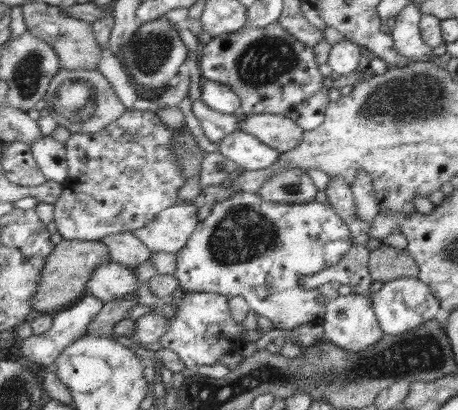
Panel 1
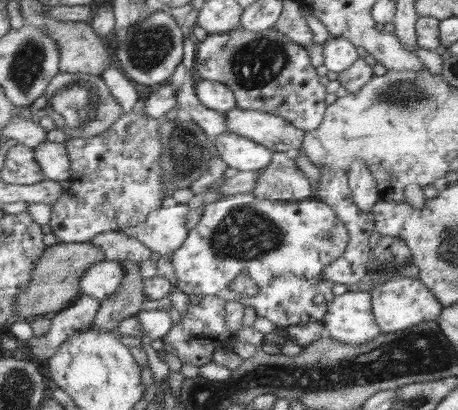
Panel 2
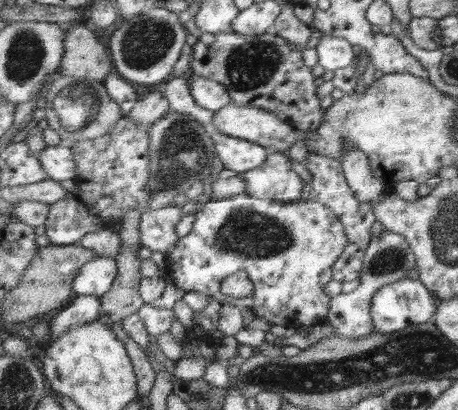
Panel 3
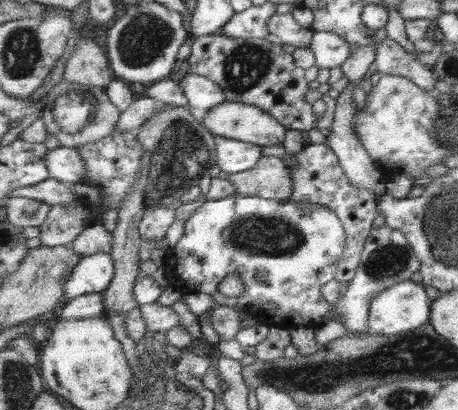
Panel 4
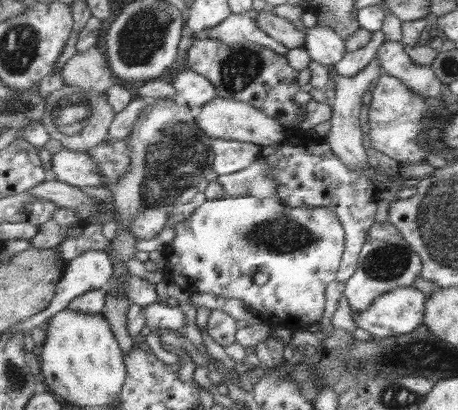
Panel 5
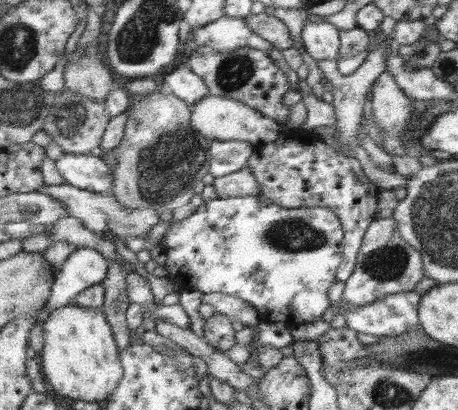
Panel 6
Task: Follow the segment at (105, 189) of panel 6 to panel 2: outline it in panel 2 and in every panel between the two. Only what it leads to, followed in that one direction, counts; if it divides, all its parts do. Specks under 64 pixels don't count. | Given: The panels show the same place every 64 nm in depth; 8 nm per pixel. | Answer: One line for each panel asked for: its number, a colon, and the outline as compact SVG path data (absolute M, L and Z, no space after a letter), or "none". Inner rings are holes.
2: M47 140L47 142L43 142L41 146L35 148L35 156L37 156L37 162L39 162L47 180L55 180L55 182L67 180L67 182L71 182L73 160L69 156L67 144Z
3: M49 144L39 154L39 160L49 180L57 180L57 182L77 180L77 168L75 168L77 162L73 156L73 148L63 146L63 144Z
4: M61 146L61 148L49 150L43 160L53 180L77 182L77 184L85 182L85 160L81 158L79 150Z
5: M63 148L53 156L51 172L55 180L61 180L65 184L79 186L97 186L101 188L105 180L97 174L97 164L87 152L75 152L69 148Z

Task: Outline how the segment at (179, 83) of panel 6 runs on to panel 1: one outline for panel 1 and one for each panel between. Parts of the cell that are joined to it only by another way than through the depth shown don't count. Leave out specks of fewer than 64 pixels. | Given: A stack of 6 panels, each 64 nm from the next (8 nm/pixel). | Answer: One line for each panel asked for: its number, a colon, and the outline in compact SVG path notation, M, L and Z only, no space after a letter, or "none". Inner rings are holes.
1: M205 80L201 84L201 90L203 90L205 104L211 106L213 110L223 112L223 114L231 114L231 116L241 114L243 100L231 86L219 84L219 82L213 82L213 80Z
2: M197 80L197 96L201 98L201 102L215 110L215 112L223 112L229 114L231 110L239 108L239 100L235 96L235 92L221 82L211 82L211 80Z
3: M193 76L193 96L197 98L197 102L203 108L207 108L215 114L233 104L229 88L221 82L215 82L215 80L209 80L209 78Z
4: M187 74L183 80L183 88L185 88L191 104L195 108L201 108L207 112L229 102L223 86L219 86L211 78L205 78L199 74Z
5: M183 72L173 82L179 88L181 100L193 110L193 108L205 108L209 102L217 102L221 98L217 86L199 72Z

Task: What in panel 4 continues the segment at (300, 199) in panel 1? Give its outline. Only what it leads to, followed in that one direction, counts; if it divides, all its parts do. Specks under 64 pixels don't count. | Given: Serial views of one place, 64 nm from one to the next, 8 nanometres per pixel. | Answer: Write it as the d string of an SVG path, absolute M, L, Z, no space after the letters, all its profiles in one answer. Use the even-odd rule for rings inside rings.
M265 156L259 166L247 172L231 174L229 180L237 184L239 194L243 196L261 196L281 202L289 202L295 196L293 172L279 156Z

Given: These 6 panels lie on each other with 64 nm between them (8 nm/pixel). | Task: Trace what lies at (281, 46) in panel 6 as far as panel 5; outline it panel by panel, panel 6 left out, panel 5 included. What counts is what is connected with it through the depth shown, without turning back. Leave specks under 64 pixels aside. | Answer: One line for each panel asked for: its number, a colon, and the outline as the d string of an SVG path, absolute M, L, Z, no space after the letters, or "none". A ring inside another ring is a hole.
5: M261 12L257 22L259 22L259 28L267 32L267 36L271 36L273 40L279 40L289 50L307 46L307 32L297 30L297 26L287 18L279 18L273 12Z

